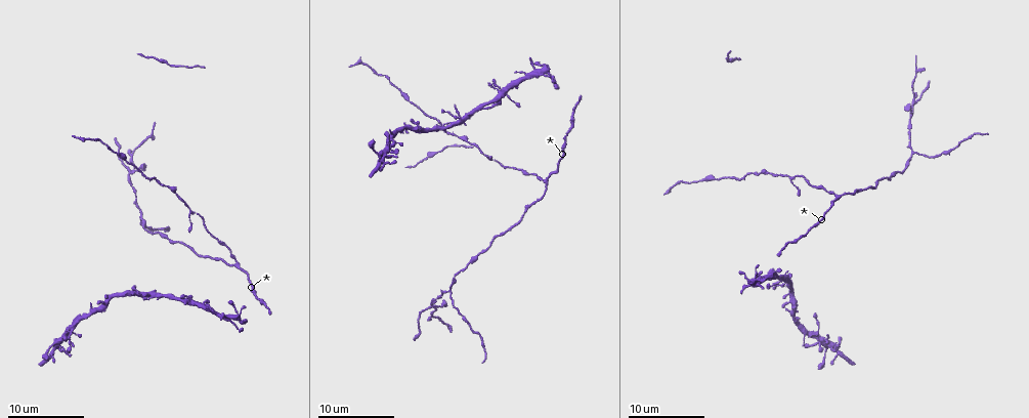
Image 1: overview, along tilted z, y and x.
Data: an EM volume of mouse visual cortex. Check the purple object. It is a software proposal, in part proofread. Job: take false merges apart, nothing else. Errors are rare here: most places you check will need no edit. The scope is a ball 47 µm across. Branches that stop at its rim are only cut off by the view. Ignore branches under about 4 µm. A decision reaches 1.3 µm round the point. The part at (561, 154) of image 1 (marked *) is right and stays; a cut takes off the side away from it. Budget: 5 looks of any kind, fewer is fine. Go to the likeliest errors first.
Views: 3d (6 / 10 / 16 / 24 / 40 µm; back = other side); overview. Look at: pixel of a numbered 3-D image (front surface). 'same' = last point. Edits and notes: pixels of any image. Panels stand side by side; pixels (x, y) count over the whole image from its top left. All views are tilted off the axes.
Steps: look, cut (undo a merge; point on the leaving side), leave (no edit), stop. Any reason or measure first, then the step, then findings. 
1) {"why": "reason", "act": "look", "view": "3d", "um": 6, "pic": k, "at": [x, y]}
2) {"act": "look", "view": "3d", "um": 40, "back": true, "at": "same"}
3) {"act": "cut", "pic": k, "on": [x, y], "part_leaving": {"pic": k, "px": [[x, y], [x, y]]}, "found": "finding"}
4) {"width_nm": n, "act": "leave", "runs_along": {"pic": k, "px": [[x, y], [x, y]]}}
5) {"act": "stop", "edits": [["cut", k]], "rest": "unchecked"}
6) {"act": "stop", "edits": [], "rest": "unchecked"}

{"why": "four or more arms meet", "act": "look", "view": "3d", "um": 10, "pic": 1, "at": [129, 168]}

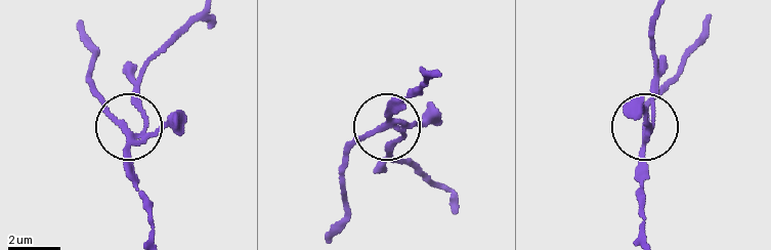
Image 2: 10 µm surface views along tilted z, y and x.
{"arms": 4, "act": "cut", "pic": 2, "on": [105, 112], "part_leaving": {"pic": 2, "px": [[124, 140], [122, 124], [90, 77], [81, 22]]}, "found": "a second neuron is stuck on"}

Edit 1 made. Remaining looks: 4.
{"why": "arms part here", "act": "look", "view": "3d", "um": 10, "pic": 1, "at": [448, 290]}

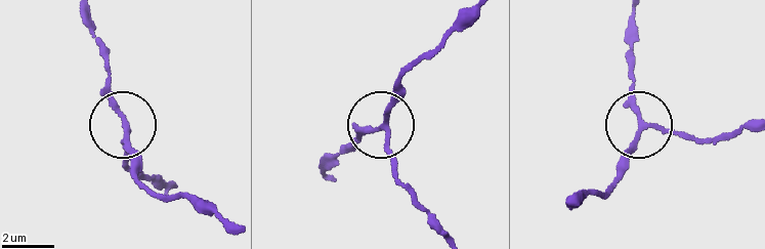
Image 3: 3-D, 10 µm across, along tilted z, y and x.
{"side_arm_um": 12, "act": "leave", "runs_along": {"pic": 3, "px": [[575, 205], [614, 181], [636, 131], [706, 138]]}, "found": "all the same neuron"}

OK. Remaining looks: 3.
{"why": "branch point", "act": "look", "view": "3d", "um": 10, "pic": 1, "at": [838, 196]}

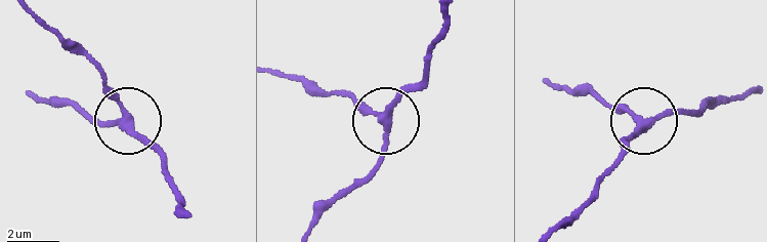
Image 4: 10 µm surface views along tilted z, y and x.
{"act": "look", "view": "3d", "um": 10, "back": true, "pic": 4, "at": [644, 121]}

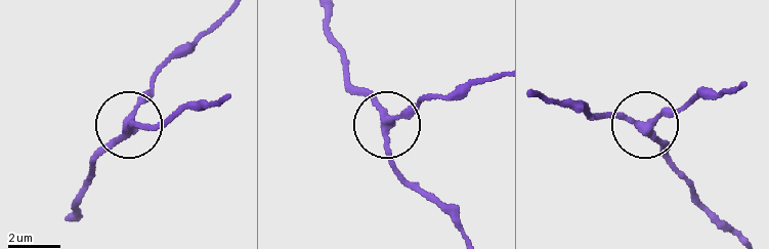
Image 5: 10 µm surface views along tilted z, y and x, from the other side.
{"arms": 3, "act": "leave", "runs_along": {"pic": 5, "px": [[332, 30], [349, 81], [384, 124], [402, 184]]}, "found": "all the same neuron"}

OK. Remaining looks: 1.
{"act": "stop", "edits": [["cut", 2]], "rest": "unchecked"}

